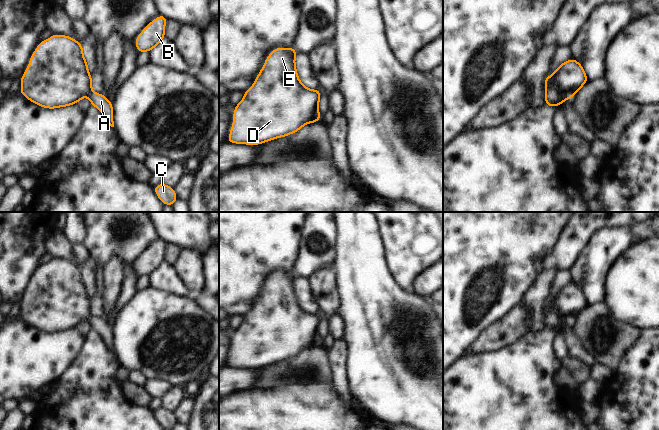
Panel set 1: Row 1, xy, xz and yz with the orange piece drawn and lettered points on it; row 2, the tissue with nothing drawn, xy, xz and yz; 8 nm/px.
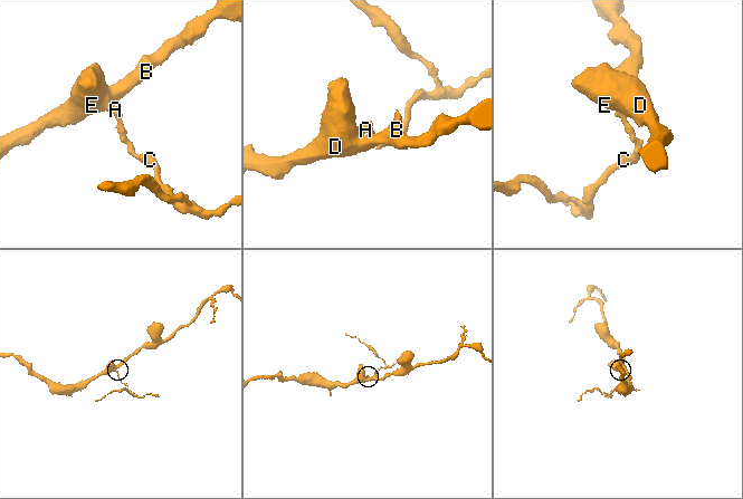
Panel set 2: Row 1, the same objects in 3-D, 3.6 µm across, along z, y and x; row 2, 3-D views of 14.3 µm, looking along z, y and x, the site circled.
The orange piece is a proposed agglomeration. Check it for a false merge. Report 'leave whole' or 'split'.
leave whole

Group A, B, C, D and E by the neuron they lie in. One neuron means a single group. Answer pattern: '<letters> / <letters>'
A B C D E

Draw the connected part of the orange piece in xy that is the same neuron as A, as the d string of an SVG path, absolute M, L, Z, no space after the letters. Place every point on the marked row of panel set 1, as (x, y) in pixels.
M53 34L34 50L20 78L20 93L47 109L68 107L88 97L114 127L113 104L92 90L92 82L83 45L70 36Z

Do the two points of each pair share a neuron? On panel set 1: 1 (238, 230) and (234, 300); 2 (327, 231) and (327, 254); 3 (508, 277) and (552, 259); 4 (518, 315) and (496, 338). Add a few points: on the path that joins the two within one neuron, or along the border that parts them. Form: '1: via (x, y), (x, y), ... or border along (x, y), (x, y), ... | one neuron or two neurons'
1: via (234, 247), (234, 283) | one neuron
2: via (327, 237), (327, 248) | one neuron
3: border along (538, 274), (524, 294) | two neurons
4: via (513, 321), (502, 332) | one neuron

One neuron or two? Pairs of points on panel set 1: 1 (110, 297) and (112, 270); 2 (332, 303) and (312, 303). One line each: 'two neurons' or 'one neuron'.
1: one neuron
2: two neurons

